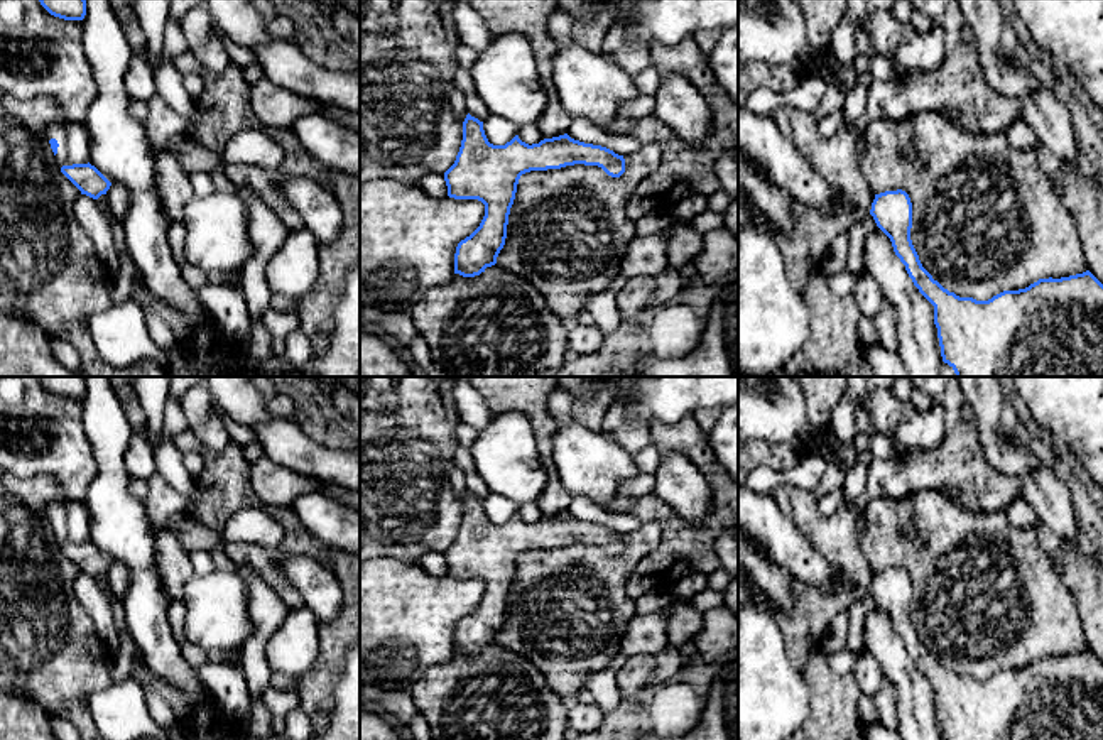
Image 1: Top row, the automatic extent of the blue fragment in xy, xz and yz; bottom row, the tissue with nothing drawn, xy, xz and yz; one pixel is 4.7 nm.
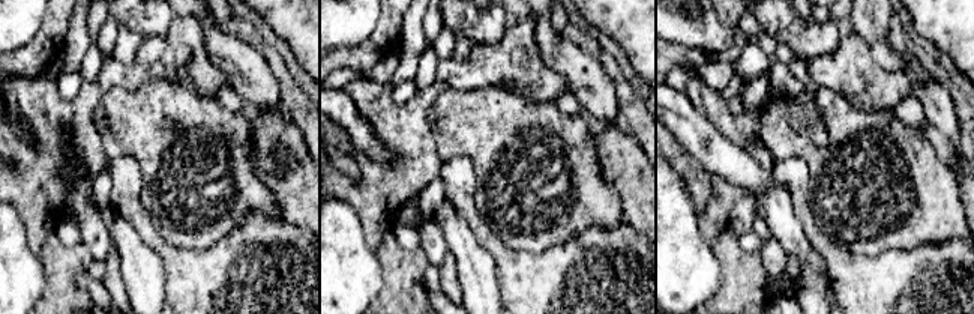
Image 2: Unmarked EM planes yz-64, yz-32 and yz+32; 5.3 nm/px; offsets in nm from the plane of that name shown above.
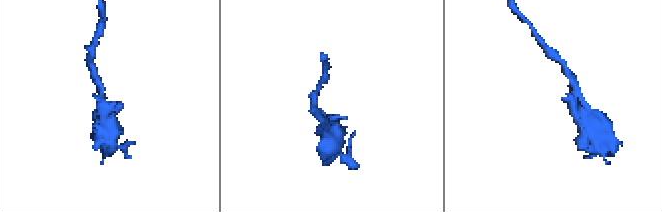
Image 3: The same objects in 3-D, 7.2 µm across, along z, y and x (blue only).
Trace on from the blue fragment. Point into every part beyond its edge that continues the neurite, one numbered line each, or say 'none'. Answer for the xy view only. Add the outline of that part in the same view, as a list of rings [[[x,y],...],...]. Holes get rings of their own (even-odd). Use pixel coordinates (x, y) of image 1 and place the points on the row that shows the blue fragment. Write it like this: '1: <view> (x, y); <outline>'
1: xy (56, 130); [[[52,123],[47,128],[47,139],[56,139],[59,147],[57,147],[57,154],[56,154],[56,164],[59,167],[62,166],[73,166],[74,162],[68,157],[68,150],[66,150],[66,130],[61,123]]]

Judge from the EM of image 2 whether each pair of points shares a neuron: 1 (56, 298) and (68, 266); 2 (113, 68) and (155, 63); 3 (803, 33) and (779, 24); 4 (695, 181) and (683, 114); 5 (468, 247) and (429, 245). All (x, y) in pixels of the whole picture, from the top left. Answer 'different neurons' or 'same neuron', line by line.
1: same neuron
2: same neuron
3: same neuron
4: different neurons
5: different neurons

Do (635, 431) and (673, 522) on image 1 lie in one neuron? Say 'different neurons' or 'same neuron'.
different neurons

